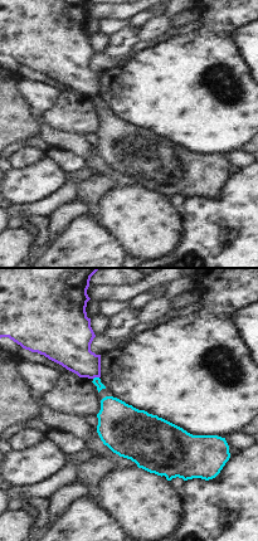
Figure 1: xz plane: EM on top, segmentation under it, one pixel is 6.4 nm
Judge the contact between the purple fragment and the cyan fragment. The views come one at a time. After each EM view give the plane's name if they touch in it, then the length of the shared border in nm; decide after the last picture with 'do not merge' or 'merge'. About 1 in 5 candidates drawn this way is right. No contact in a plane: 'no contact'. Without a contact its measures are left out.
xz | 40 nm

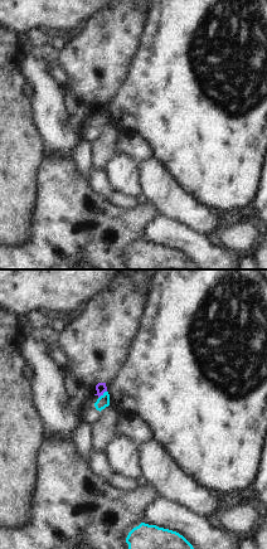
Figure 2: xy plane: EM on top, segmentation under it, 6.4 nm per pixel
xy | 80 nm

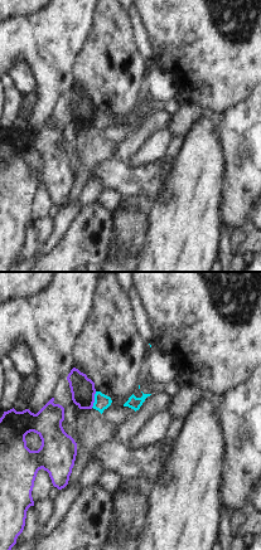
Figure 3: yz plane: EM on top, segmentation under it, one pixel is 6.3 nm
yz | 110 nm

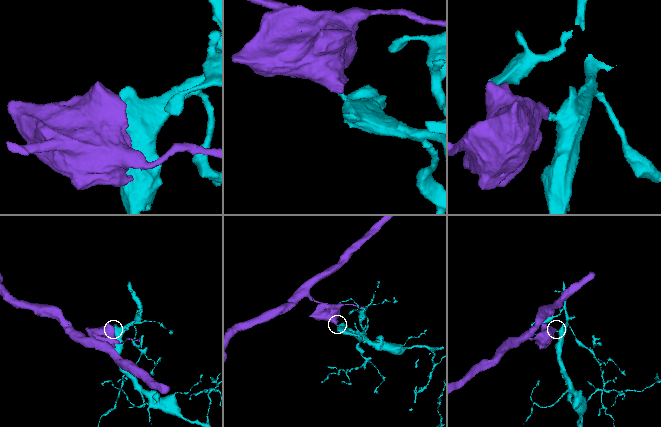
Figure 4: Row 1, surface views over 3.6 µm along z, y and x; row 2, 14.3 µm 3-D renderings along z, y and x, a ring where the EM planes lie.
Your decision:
do not merge

